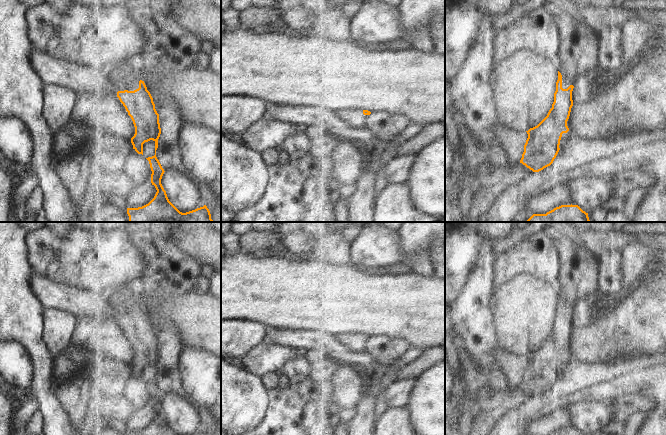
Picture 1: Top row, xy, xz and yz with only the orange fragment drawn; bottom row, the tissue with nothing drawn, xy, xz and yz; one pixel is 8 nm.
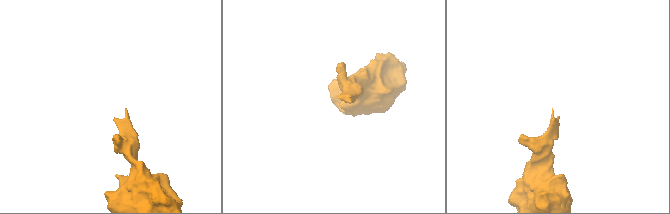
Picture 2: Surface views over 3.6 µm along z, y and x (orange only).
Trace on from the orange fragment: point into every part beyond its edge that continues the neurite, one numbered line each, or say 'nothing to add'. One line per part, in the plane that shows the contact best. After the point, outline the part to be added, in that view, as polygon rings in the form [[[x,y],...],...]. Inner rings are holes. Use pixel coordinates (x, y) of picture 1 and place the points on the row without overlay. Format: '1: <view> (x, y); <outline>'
1: xy (125, 298); [[[123,285],[109,289],[112,301],[115,304],[119,315],[134,315],[139,312],[139,299],[137,285]]]

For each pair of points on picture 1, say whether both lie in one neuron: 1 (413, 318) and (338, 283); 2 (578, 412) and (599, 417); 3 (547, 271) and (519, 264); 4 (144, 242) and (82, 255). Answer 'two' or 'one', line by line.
1: one
2: one
3: one
4: two

